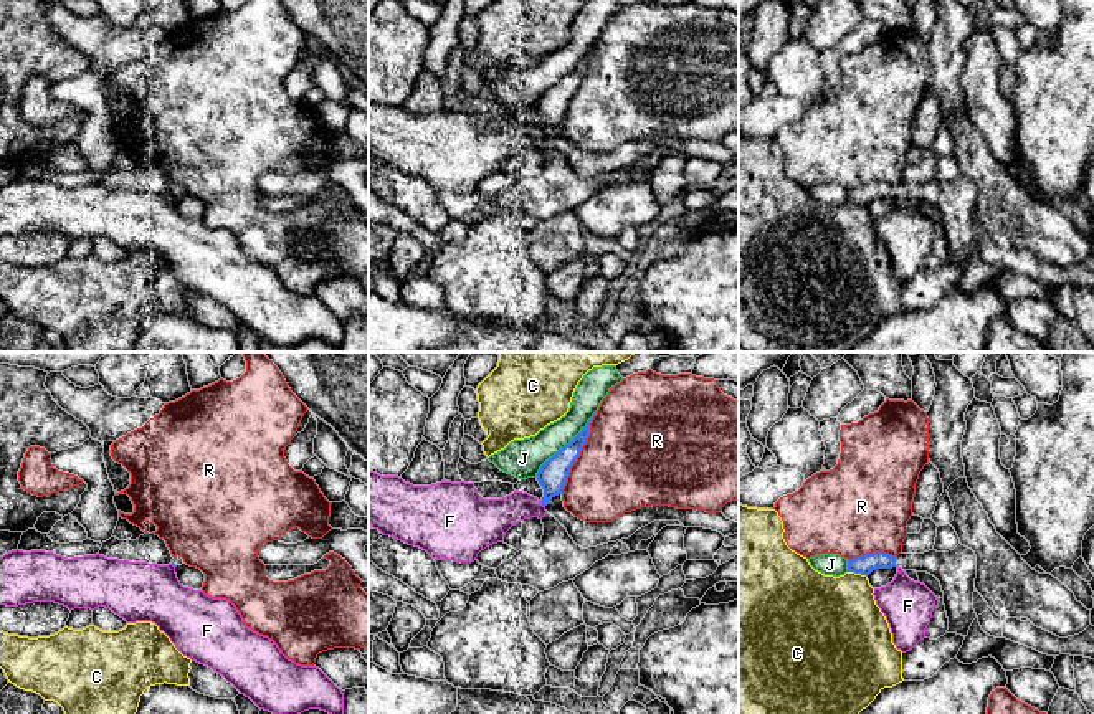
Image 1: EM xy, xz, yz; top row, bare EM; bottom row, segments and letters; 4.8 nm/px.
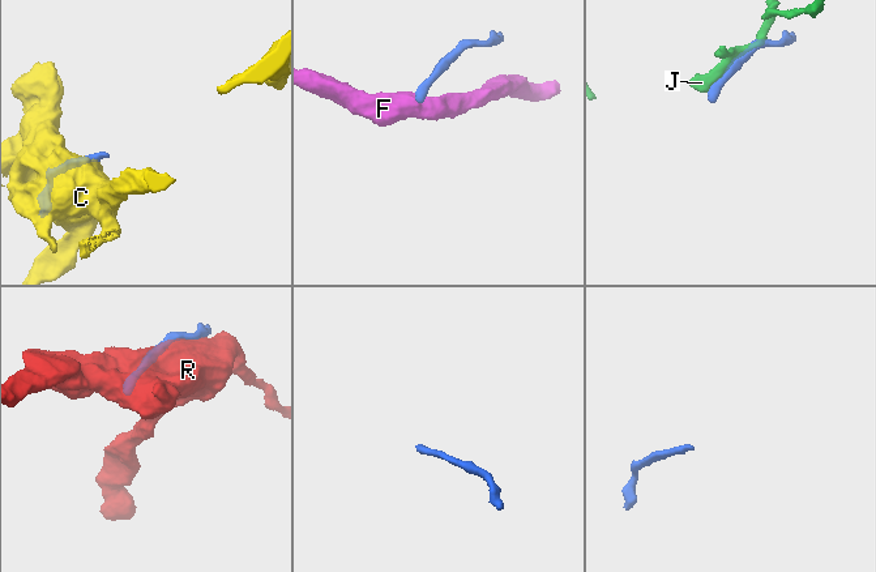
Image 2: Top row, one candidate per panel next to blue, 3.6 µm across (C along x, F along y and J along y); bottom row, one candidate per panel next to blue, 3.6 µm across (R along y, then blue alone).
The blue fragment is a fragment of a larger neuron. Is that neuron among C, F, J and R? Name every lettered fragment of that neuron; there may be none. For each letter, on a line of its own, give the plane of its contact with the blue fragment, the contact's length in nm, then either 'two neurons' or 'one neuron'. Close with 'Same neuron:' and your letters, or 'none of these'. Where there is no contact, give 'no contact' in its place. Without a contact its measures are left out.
C: meets blue in yz; contact 100 nm long; two neurons
F: meets blue in xz; contact 50 nm long; two neurons
J: meets blue in xz; contact 440 nm long; two neurons
R: meets blue in xz; contact 440 nm long; two neurons
Same neuron: none of these

